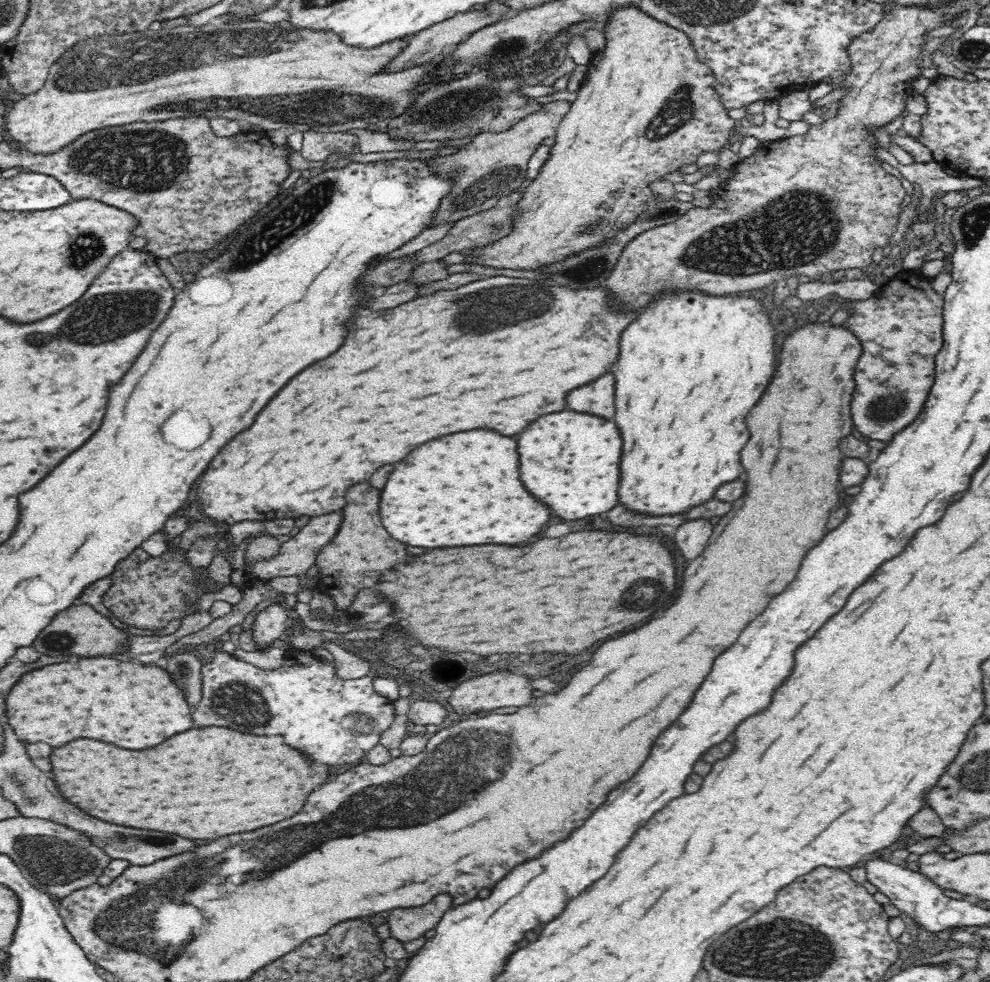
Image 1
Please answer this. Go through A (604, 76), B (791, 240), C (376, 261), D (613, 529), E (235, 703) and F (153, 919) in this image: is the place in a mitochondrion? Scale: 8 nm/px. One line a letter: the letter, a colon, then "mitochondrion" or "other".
A: other
B: mitochondrion
C: other
D: other
E: mitochondrion
F: mitochondrion

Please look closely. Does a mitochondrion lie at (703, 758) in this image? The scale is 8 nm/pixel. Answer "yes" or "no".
no

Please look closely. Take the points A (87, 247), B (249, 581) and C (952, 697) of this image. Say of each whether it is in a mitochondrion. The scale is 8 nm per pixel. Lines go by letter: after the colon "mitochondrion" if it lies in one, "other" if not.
A: mitochondrion
B: other
C: other

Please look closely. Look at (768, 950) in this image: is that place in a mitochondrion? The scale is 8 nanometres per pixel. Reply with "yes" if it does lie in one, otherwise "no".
yes

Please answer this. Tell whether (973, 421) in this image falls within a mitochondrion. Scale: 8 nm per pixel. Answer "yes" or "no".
no

